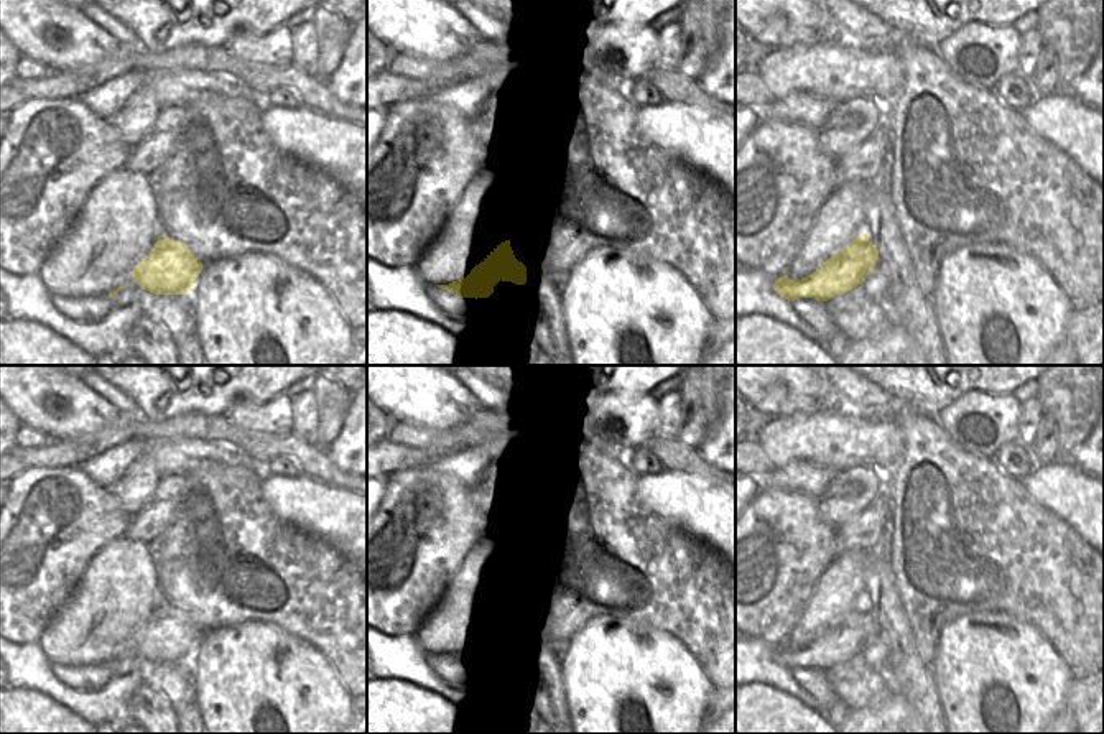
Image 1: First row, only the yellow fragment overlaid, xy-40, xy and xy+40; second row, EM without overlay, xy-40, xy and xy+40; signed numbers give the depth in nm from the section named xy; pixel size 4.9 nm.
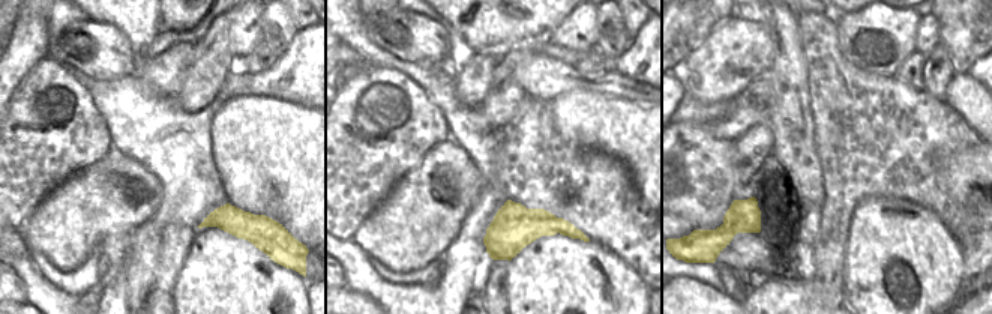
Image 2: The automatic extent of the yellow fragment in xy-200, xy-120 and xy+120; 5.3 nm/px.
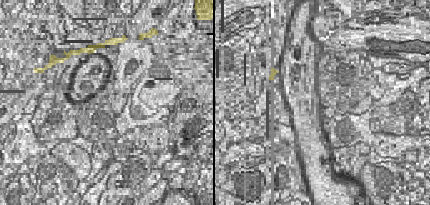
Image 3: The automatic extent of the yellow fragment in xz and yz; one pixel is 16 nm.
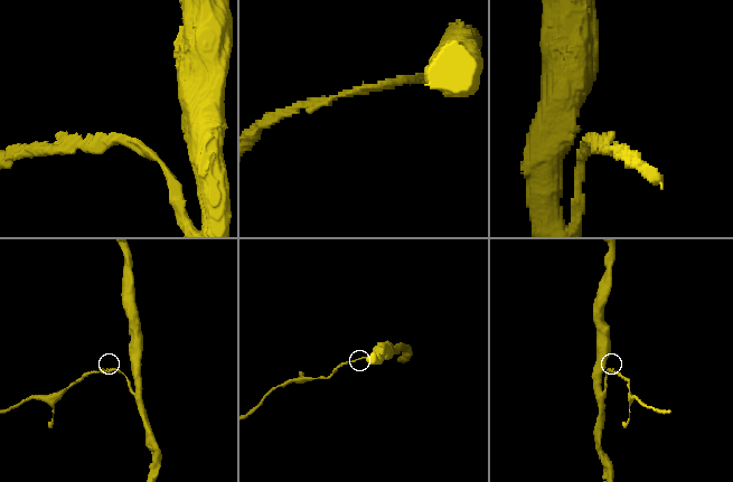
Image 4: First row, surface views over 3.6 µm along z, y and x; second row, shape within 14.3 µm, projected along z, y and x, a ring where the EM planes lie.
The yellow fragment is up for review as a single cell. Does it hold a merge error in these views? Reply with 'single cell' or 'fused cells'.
single cell

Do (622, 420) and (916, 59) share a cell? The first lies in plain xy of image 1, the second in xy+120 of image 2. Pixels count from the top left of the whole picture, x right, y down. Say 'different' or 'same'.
different

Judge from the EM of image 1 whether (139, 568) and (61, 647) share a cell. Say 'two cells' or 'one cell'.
one cell

